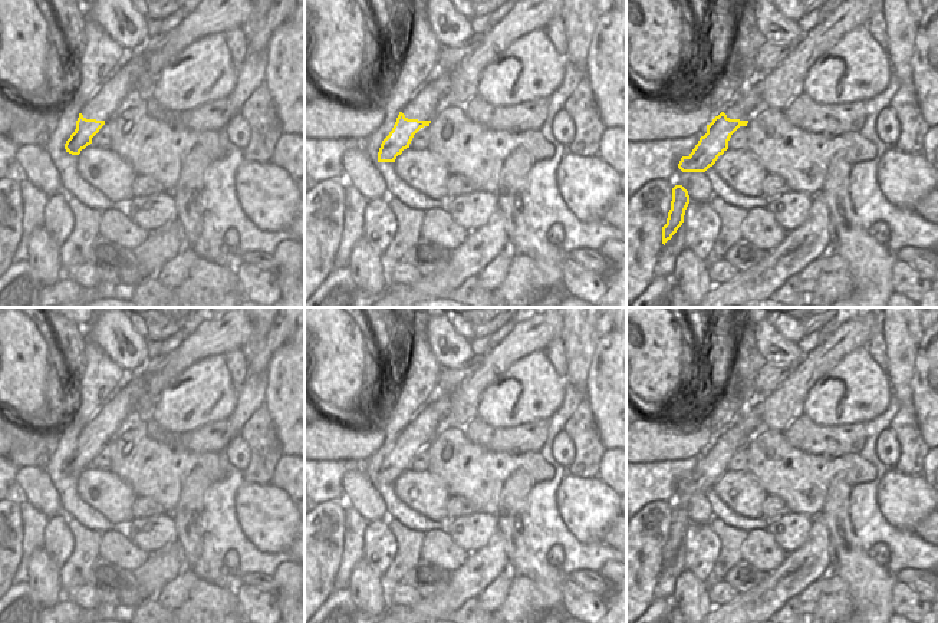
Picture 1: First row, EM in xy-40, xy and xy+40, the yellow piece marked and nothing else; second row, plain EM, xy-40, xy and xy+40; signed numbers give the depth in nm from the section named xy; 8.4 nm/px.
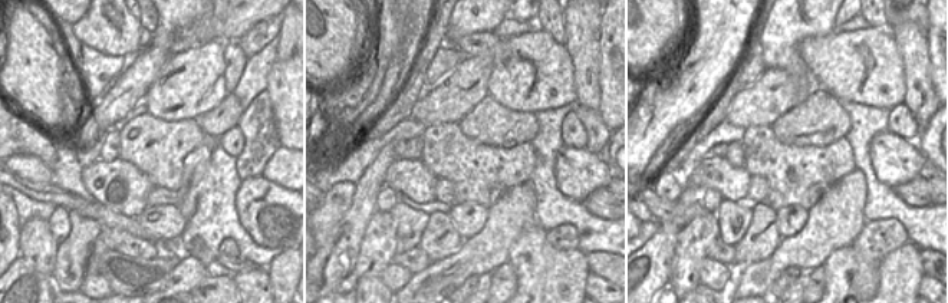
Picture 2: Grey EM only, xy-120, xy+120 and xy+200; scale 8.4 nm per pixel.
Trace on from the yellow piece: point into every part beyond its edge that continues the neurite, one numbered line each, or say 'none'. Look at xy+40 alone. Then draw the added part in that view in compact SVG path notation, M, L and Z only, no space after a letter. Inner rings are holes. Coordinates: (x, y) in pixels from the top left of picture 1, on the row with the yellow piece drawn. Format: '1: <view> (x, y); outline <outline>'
1: xy+40 (741, 106); outline M754 69L753 76L744 89L724 108L724 113L730 119L748 121L753 116L753 109L761 102L766 75L760 75Z

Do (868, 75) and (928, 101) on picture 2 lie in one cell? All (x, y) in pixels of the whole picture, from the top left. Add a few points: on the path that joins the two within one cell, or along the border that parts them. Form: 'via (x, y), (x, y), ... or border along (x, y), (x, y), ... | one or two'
border along (901, 58), (905, 81), (904, 101) | two

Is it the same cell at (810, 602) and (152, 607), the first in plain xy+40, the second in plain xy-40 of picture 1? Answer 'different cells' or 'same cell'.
different cells

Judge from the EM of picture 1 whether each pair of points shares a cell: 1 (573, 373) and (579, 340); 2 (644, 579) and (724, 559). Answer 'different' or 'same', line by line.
1: same
2: different

